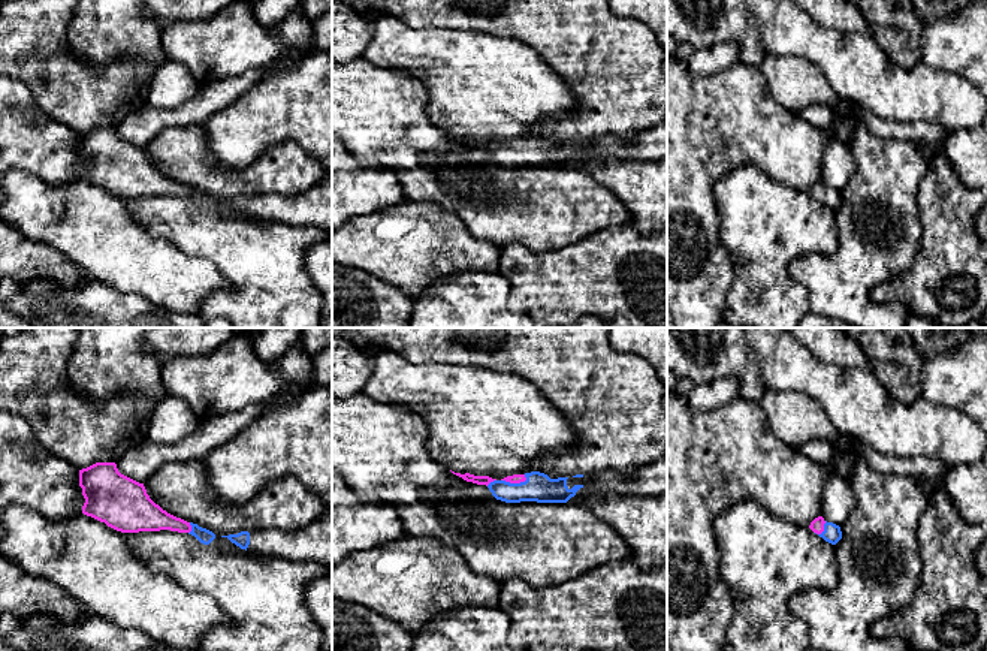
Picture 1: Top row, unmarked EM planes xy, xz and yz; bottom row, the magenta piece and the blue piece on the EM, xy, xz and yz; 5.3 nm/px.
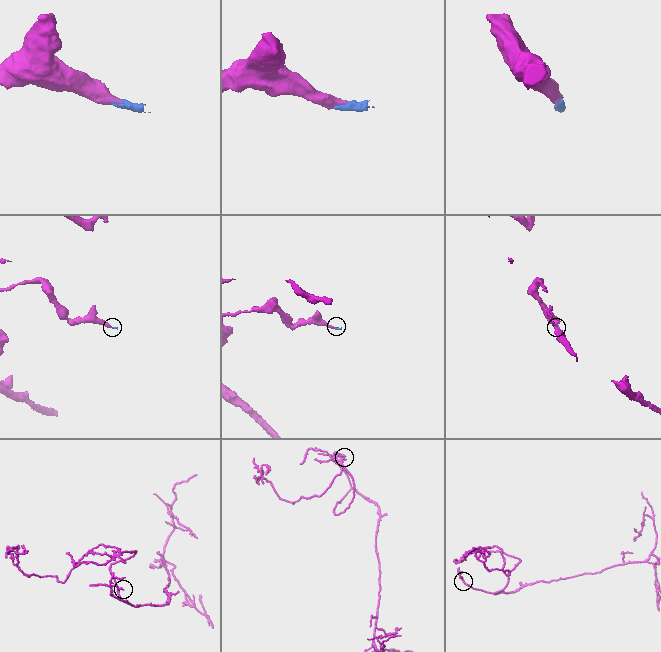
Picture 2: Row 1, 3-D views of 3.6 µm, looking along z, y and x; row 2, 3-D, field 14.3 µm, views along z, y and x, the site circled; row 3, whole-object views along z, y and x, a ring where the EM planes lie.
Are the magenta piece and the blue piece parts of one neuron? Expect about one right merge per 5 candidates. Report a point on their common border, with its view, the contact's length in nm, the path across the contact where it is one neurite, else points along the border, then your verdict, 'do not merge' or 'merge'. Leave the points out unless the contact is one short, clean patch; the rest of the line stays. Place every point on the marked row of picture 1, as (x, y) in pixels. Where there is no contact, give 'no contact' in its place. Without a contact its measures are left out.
contact xz (513, 482); length 140 nm; way xz (516, 478), (513, 482), (539, 487); merge

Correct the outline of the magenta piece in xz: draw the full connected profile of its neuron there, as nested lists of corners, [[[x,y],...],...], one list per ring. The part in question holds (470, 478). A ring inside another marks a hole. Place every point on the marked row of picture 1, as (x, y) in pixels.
[[[667,452],[655,464],[630,476],[595,473],[550,479],[544,473],[531,471],[496,480],[489,476],[452,473],[467,482],[486,485],[496,500],[505,503],[567,503],[583,486],[591,491],[615,492],[625,497],[658,497],[667,492]]]

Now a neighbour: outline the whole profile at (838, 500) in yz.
[[[830,470],[821,491],[820,504],[820,516],[840,527],[857,504],[851,482]]]

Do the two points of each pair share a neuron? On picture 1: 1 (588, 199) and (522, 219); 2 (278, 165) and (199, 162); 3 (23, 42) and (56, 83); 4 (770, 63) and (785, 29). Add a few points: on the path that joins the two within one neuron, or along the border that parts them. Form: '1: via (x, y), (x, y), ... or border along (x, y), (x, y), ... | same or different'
1: via (572, 205), (539, 208) | same
2: via (259, 178), (219, 178) | same
3: via (33, 53), (51, 72) | same
4: border along (766, 50), (773, 54), (791, 54), (809, 63) | different

